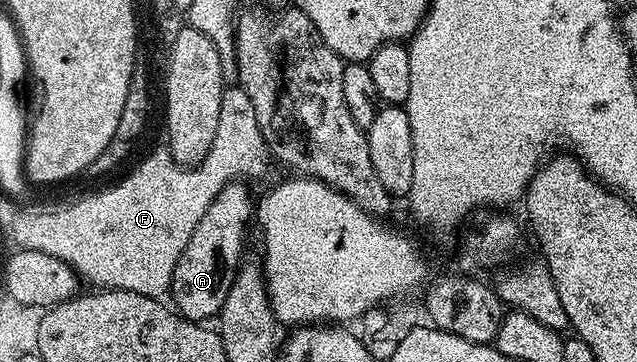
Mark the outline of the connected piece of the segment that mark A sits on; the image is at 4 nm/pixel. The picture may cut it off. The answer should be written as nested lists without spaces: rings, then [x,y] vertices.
[[[235,181],[224,185],[224,189],[216,193],[212,205],[208,205],[208,213],[200,217],[200,225],[196,225],[196,230],[192,232],[188,245],[184,245],[184,253],[180,253],[180,261],[176,261],[168,295],[169,298],[174,298],[173,306],[185,319],[213,320],[224,305],[224,297],[228,297],[228,289],[232,289],[234,273],[244,258],[242,242],[246,239],[246,226],[249,223],[251,226],[252,223],[252,199],[250,203],[250,191],[244,184],[245,182]]]

